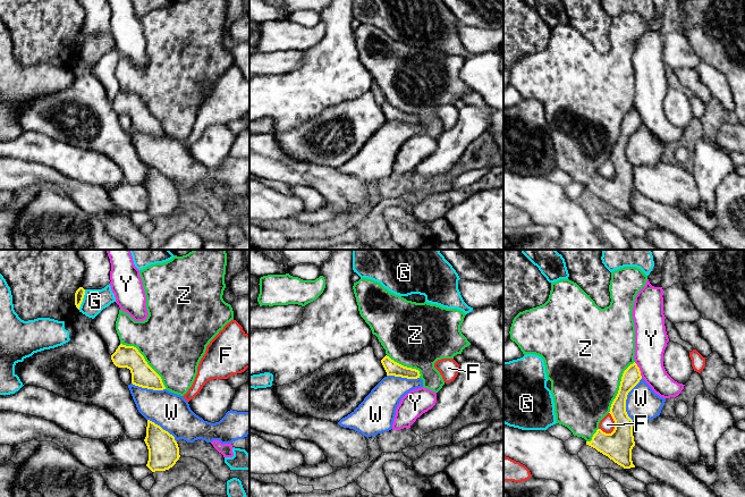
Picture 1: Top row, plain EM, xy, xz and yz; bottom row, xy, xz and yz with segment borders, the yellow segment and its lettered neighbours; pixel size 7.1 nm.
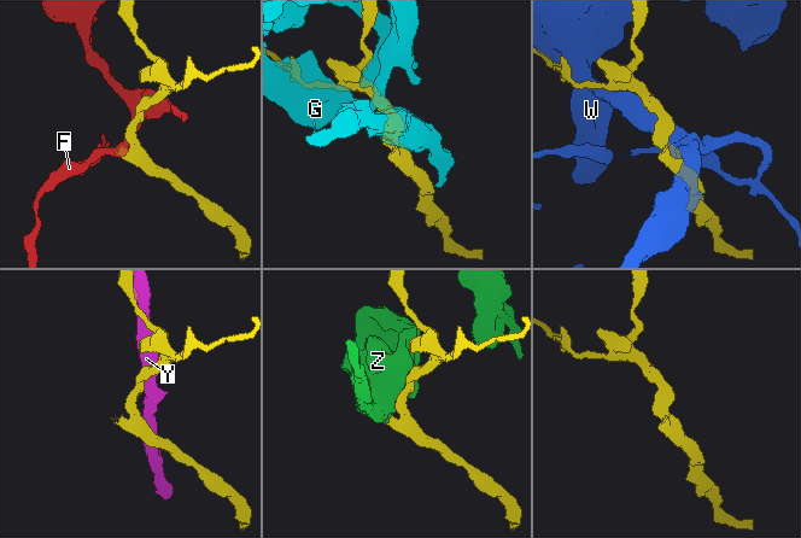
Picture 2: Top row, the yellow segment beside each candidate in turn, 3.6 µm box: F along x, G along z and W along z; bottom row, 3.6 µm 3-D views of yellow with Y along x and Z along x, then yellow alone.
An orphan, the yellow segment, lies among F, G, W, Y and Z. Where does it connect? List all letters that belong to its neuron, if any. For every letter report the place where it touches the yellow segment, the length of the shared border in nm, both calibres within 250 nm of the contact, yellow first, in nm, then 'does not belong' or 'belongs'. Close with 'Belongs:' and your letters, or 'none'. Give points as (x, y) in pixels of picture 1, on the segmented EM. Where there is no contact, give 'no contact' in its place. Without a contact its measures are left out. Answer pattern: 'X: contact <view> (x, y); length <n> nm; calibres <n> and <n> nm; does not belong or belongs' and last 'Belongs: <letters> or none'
F: contact yz (615, 424); length 160 nm; calibres 200 and 110 nm; does not belong
G: contact xy (82, 300); length 150 nm; calibres 70 and 170 nm; does not belong
W: contact yz (626, 398); length 320 nm; calibres 140 and 240 nm; does not belong
Y: contact yz (638, 370); length 130 nm; calibres 130 and 240 nm; does not belong
Z: contact xy (145, 361); length 460 nm; calibres 160 and 480 nm; belongs
Belongs: Z

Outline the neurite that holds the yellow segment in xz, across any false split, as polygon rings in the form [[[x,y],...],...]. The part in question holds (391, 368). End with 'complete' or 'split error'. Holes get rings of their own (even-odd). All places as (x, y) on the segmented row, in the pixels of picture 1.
[[[361,278],[354,283],[353,289],[361,317],[370,326],[372,334],[378,337],[386,349],[387,355],[381,360],[381,363],[387,376],[407,379],[421,378],[424,388],[438,393],[445,385],[445,381],[440,372],[434,368],[434,363],[441,359],[454,359],[455,355],[462,354],[463,349],[471,345],[460,331],[460,326],[466,314],[457,309],[447,309],[427,302],[416,303],[407,301],[389,292],[380,283],[367,278]]]; split error

